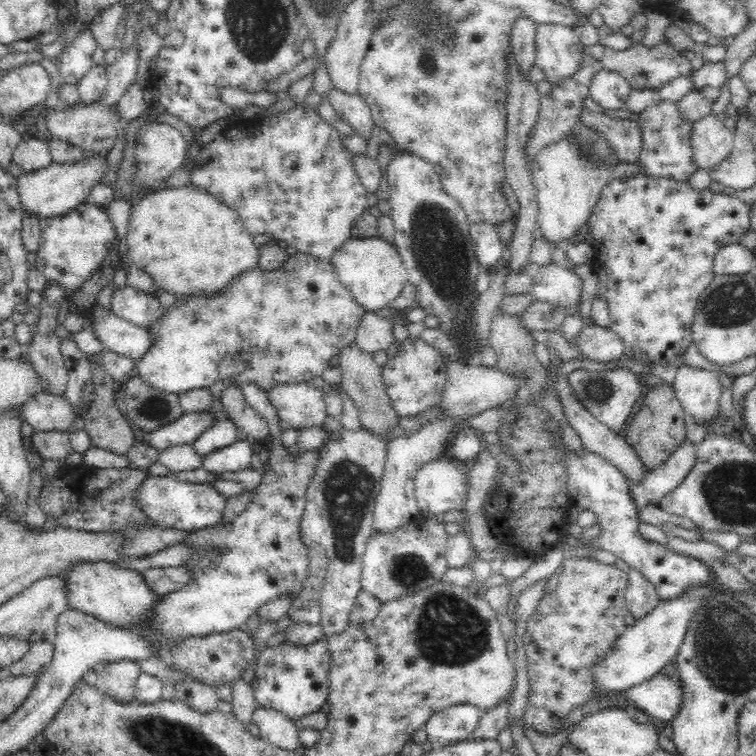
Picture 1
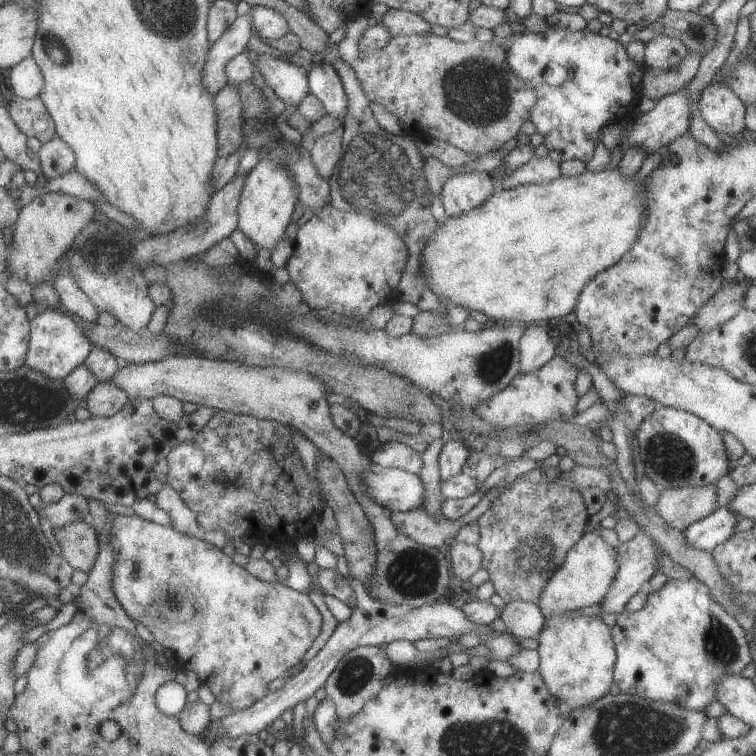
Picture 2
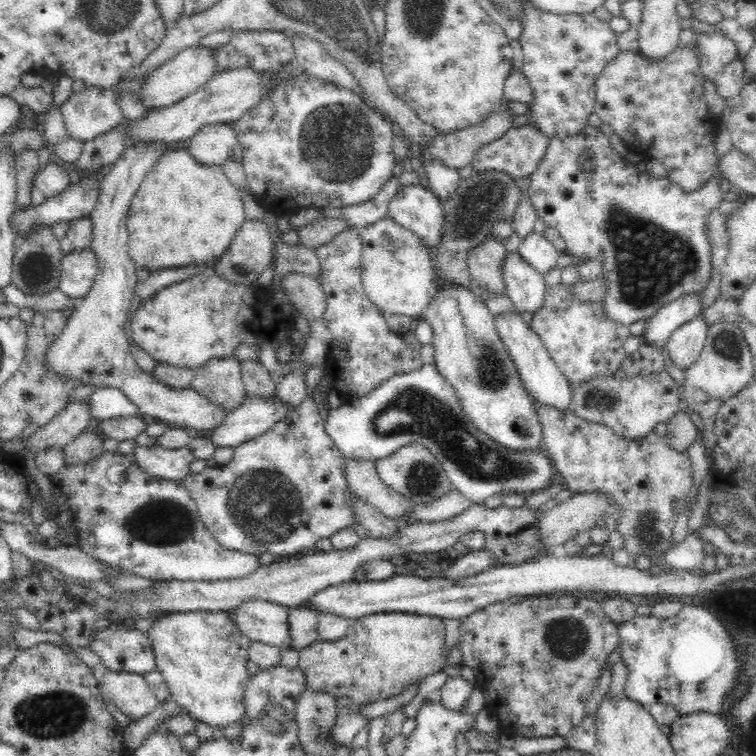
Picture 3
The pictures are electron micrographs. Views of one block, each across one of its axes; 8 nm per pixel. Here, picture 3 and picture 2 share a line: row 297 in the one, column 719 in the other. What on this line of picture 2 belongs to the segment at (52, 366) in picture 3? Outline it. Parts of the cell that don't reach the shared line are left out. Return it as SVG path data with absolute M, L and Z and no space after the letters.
M715 78L704 88L698 101L704 120L718 134L741 137L746 133L746 107L741 98Z

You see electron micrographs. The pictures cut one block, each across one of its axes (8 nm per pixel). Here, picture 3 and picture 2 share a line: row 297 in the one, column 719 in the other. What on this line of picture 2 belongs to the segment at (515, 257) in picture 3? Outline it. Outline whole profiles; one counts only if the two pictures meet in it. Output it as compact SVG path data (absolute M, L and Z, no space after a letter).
M722 506L720 510L693 522L683 531L684 538L698 550L711 551L736 532L738 520L734 512L730 512L727 506Z

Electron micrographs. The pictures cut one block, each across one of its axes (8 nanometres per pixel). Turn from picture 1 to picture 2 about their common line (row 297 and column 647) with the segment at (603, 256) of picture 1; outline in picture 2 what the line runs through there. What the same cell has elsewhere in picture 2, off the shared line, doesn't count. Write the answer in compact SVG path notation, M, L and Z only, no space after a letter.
M694 576L686 580L667 579L664 586L652 590L646 600L642 610L616 615L616 624L611 628L617 654L613 682L622 693L651 701L674 702L686 710L705 711L710 702L718 700L716 686L722 676L752 672L751 650L744 628L713 599L704 582Z

